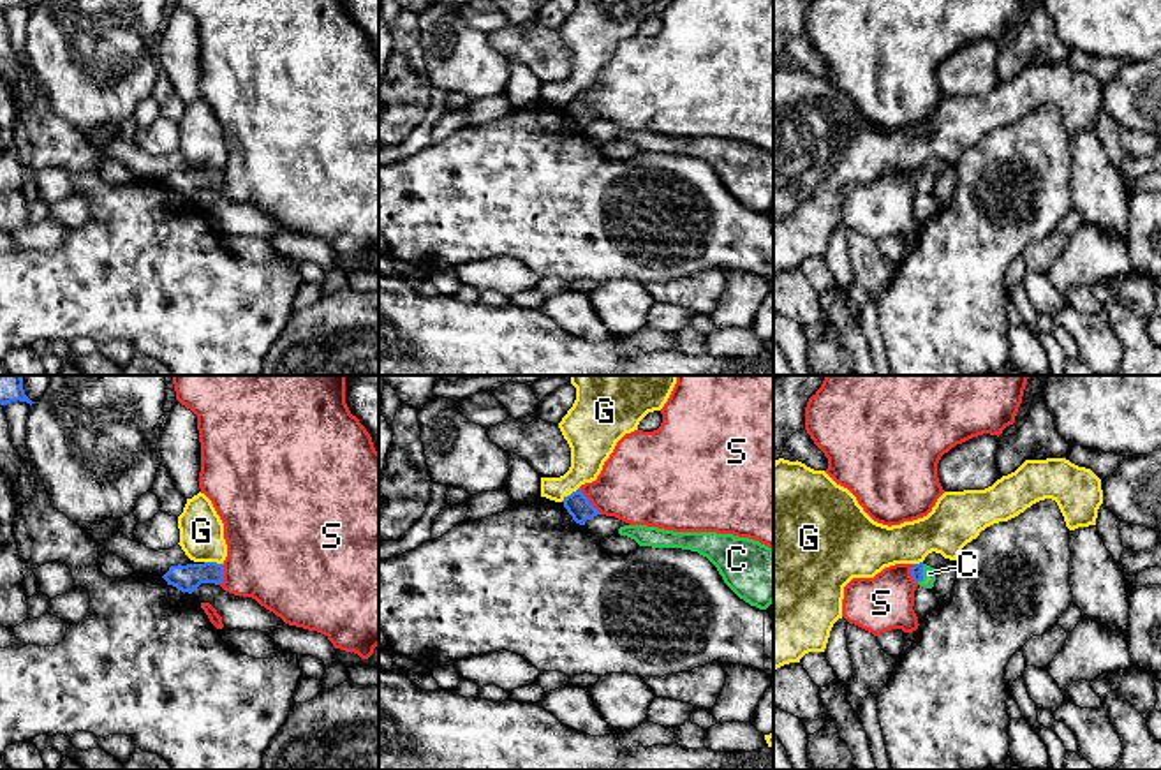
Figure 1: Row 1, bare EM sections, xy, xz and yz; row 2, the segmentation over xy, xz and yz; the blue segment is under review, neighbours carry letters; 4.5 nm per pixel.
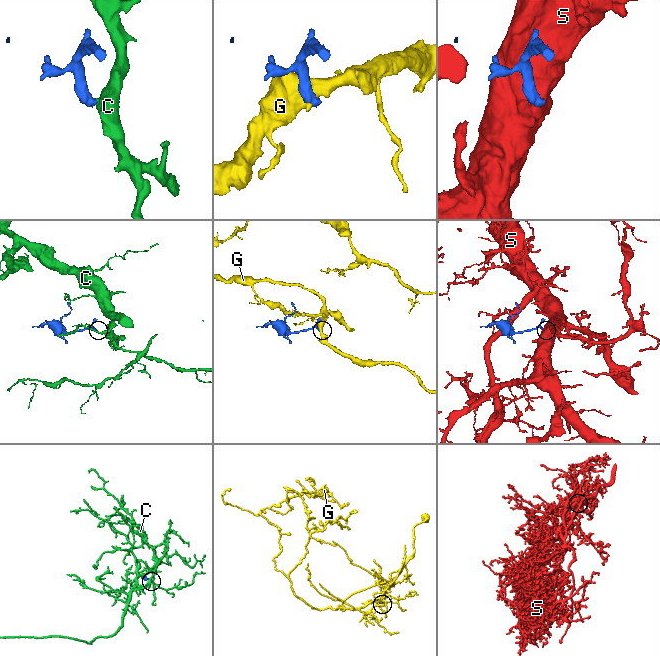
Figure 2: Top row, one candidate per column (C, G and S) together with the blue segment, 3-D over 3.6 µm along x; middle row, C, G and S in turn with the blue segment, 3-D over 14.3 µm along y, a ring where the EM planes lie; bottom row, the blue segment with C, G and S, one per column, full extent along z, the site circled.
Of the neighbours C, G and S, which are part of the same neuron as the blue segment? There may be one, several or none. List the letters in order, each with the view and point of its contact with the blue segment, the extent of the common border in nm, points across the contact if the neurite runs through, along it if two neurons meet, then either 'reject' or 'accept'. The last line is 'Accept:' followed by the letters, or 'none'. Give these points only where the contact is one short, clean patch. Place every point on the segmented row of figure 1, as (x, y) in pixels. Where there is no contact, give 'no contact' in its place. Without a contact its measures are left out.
C: yz (922, 575) | 90 nm | across yz (916, 571), (922, 575), (929, 573) | accept
G: xz (571, 494) | 110 nm | reject
S: xz (587, 501) | 160 nm | reject
Accept: C

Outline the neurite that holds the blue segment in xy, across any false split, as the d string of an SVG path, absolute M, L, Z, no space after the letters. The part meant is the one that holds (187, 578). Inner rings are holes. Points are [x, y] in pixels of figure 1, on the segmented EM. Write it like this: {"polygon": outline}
{"polygon": "M178 564L171 566L162 578L167 581L167 585L173 585L181 592L192 594L201 583L220 585L224 580L224 564Z"}

